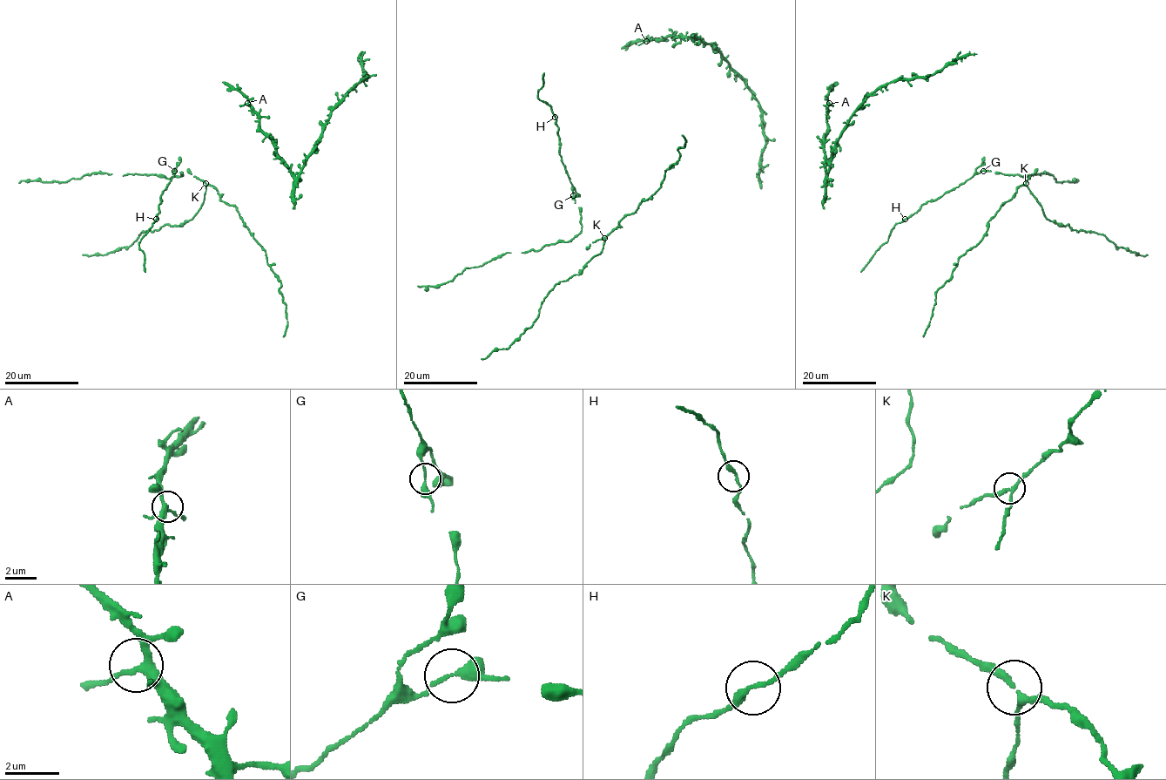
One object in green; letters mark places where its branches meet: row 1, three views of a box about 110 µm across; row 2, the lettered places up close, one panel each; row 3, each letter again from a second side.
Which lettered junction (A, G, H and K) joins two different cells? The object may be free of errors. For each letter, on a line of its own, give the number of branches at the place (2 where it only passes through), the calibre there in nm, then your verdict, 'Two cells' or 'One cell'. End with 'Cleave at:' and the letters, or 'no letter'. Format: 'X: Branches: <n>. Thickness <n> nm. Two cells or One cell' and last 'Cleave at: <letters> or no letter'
A: Branches: 3. Thickness 260 nm. One cell
G: Branches: 3. Thickness 240 nm. One cell
H: Branches: 2. Thickness 240 nm. One cell
K: Branches: 3. Thickness 200 nm. One cell
Cleave at: no letter

